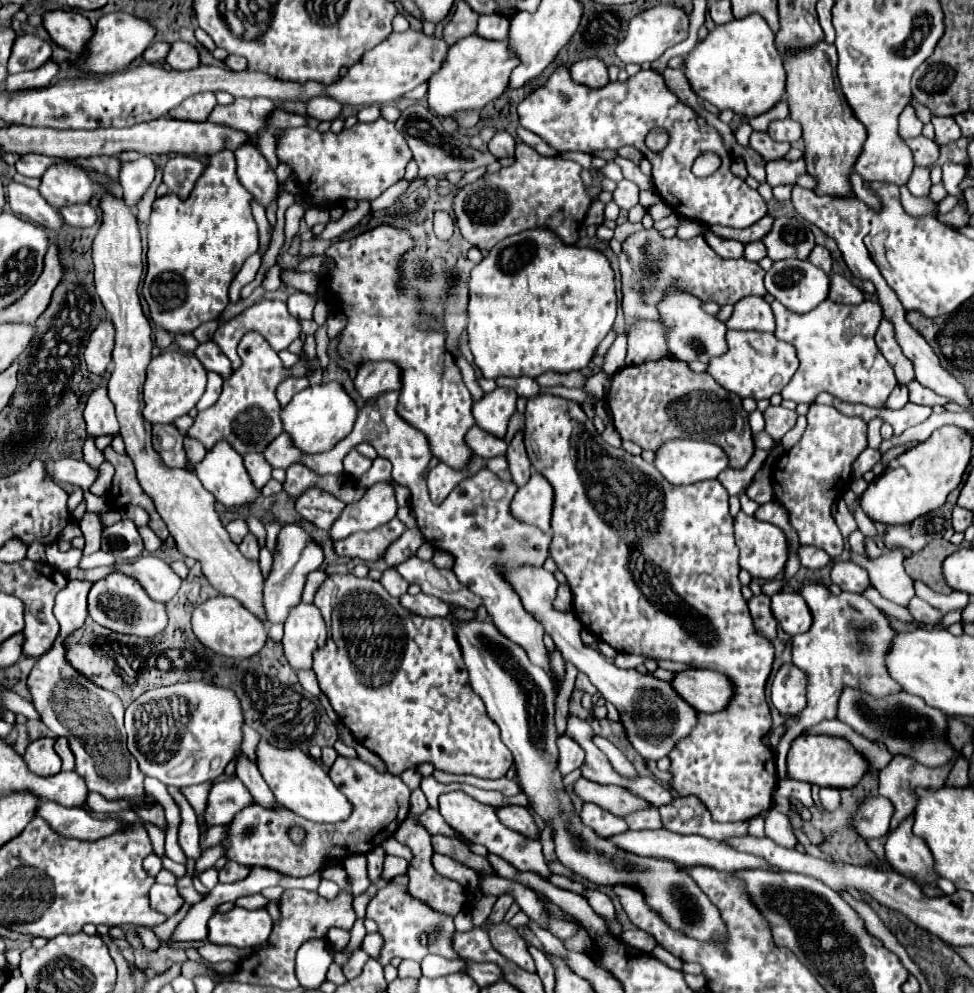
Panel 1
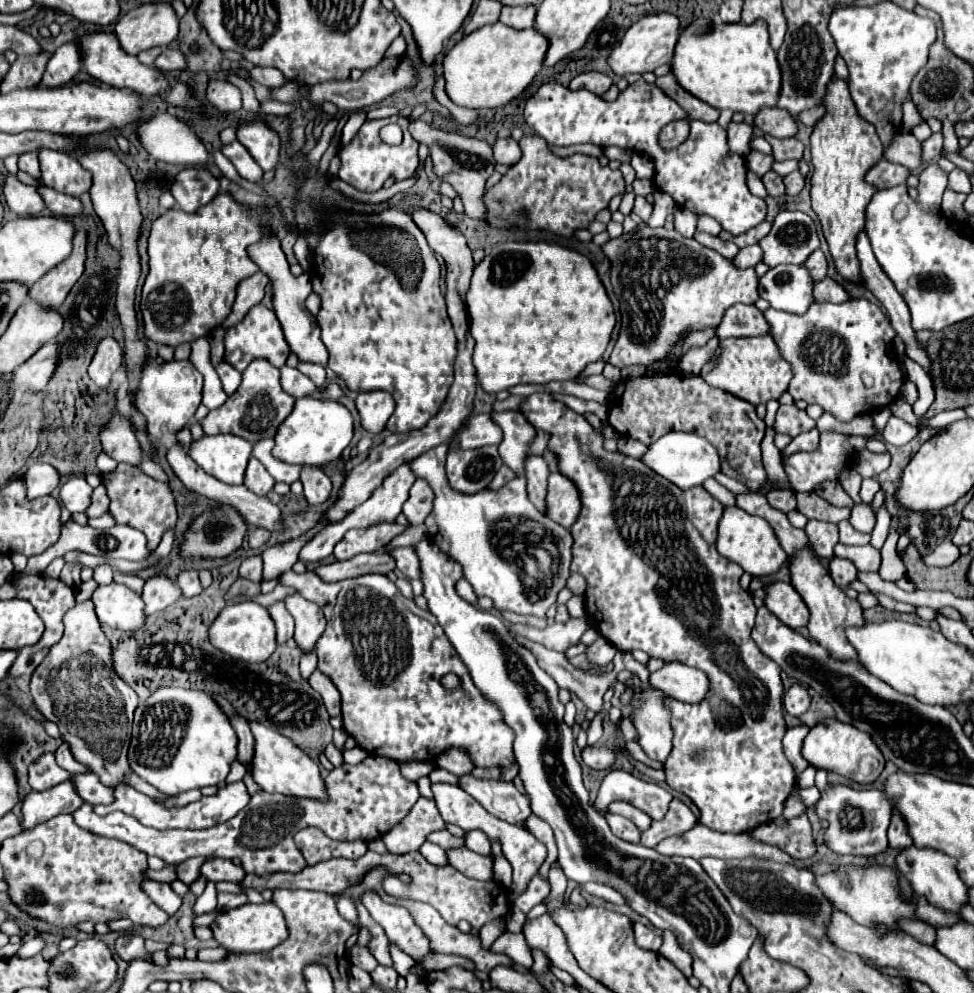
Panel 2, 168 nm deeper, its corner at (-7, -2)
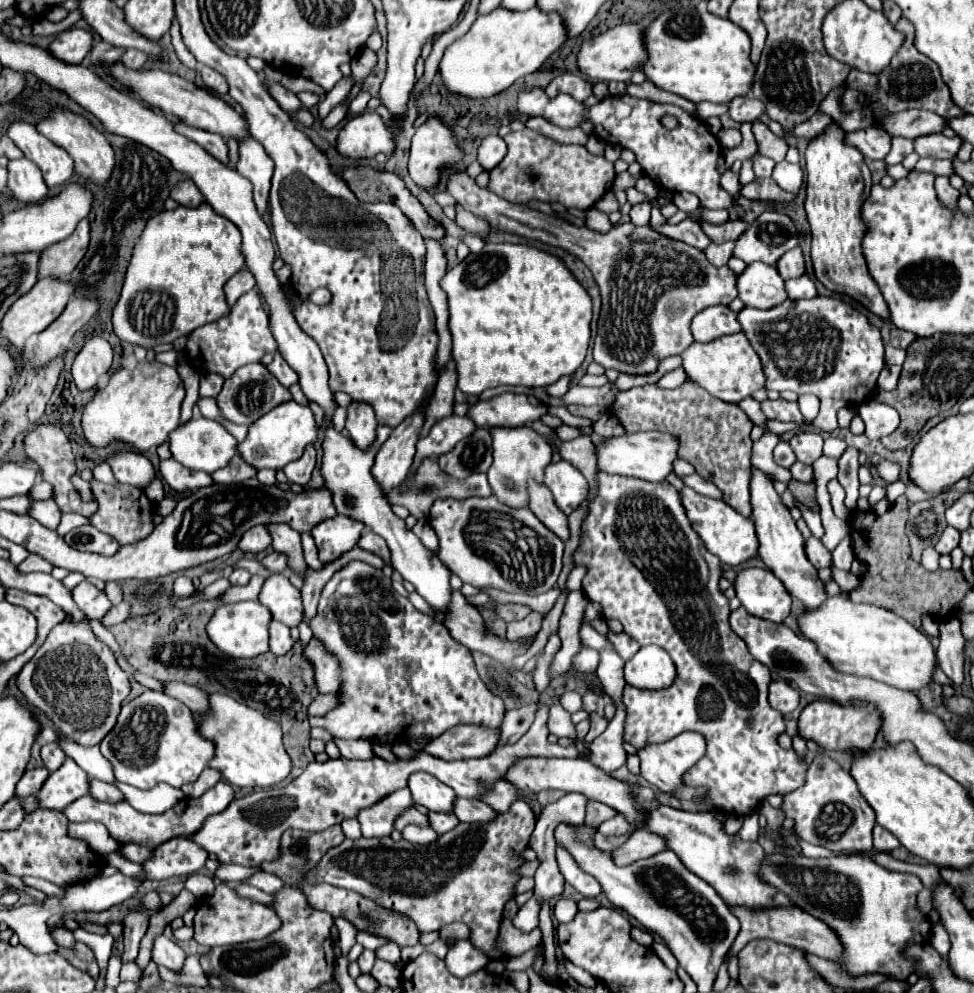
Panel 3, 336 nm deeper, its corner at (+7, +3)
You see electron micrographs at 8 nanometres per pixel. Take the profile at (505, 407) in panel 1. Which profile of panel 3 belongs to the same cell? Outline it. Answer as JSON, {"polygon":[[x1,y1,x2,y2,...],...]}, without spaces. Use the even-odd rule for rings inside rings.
{"polygon":[[526,425,524,427,492,427,490,435,492,435,492,449,494,449,492,453,494,463,488,469,488,481,490,481,492,493,496,493,496,497,500,497,500,501,504,501,506,505,526,507,528,477,542,483,544,467,552,459,552,447,542,435,538,435,532,427,526,427]]}

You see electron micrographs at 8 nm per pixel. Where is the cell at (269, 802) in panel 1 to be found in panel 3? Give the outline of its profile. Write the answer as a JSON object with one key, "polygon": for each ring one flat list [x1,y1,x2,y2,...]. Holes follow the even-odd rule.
{"polygon":[[166,681,166,689,164,693,168,695,176,695,180,701,184,701,192,711,204,715,210,713,210,701,208,701,208,693,196,687,190,687,186,683,178,683,178,681]]}

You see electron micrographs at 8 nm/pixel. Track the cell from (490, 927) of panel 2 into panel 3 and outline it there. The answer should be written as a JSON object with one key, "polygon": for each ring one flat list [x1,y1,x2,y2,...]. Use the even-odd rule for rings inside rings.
{"polygon":[[452,923,452,925,446,925,444,929,440,929,440,935,442,935,442,939,448,939,448,937,468,939,470,937,470,927,466,927,464,923]]}

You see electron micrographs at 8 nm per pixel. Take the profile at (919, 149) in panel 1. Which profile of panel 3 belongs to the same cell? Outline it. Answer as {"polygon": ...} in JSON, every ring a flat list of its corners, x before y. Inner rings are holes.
{"polygon":[[866,127,862,131,846,133,846,141,862,151,868,159,884,159,892,145,892,135,880,127]]}

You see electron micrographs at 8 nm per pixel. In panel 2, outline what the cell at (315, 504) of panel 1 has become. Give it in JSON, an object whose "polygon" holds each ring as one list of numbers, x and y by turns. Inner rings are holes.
{"polygon":[[304,466,300,474,300,482,304,484,304,496,308,504,322,504,328,500,332,492,332,482,324,474,322,468,316,466]]}

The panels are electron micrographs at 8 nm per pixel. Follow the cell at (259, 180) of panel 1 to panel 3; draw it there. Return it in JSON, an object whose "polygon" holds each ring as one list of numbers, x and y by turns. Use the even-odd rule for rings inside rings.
{"polygon":[[178,123,176,125,176,131,180,131,184,137,190,137,194,143,198,143,200,147,204,147,212,157,216,157,220,163,228,165,230,161,230,151,228,151,228,145,224,141,224,137,216,135,216,133,210,133,210,131,204,131,204,129,196,129,196,127,188,127,184,123]]}

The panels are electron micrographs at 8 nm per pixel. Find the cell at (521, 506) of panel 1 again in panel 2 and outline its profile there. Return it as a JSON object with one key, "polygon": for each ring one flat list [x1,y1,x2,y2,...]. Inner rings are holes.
{"polygon":[[560,472,550,474,546,514,560,526,570,528,580,514,580,506,582,504,578,500,578,488,574,486,574,482,570,482,570,478]]}

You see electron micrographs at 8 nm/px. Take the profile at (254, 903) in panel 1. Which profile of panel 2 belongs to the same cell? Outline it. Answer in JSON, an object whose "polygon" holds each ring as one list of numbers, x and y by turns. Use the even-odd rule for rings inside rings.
{"polygon":[[224,892,218,894,218,908,220,908,220,910,238,908,238,906,242,906,244,902,248,902,246,894,224,894]]}

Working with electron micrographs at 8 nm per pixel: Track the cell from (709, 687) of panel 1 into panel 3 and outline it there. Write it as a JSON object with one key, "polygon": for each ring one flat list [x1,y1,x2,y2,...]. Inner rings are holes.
{"polygon":[[650,645,626,661,624,679,638,689,666,689,676,679,676,667,664,649]]}

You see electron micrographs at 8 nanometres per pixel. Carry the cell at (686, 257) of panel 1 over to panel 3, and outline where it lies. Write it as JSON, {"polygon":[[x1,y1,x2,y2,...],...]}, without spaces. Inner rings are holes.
{"polygon":[[458,169,448,173,446,191,466,211,486,219,494,229,562,247,588,265,602,293,594,361,604,369,618,369,620,373,656,371,660,359,682,353,692,345,690,323,698,311,718,303,730,305,730,301,738,297,738,275,730,267,714,267,704,251,674,241,650,225,636,227,632,223,616,223,608,233,596,233,588,227,576,227,544,215,528,205,510,203,478,187,466,171]]}

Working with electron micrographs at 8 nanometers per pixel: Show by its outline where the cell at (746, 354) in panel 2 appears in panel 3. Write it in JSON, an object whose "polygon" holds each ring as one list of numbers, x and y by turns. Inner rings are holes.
{"polygon":[[744,333,722,335,710,343,694,341,682,353,682,367,686,375,702,385,712,397,718,397,728,403,740,403,742,399,750,397,754,391,762,389,766,383,766,375,762,371,762,363,758,353,752,349,750,341]]}

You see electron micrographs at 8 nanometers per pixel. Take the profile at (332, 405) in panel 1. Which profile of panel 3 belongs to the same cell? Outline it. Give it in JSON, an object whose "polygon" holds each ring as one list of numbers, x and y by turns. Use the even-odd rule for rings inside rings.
{"polygon":[[294,399,280,403,276,409,260,417,250,425,248,437,244,443,238,445,238,453,256,469,282,469,290,461,302,457,306,445,314,445,318,441,320,427,314,419,314,413,308,405,300,405]]}

